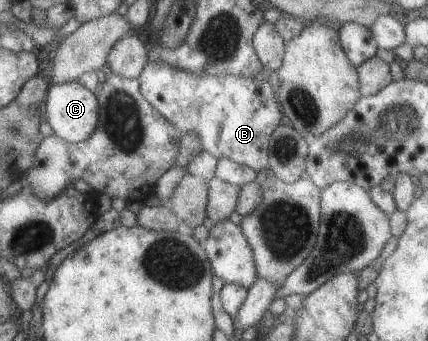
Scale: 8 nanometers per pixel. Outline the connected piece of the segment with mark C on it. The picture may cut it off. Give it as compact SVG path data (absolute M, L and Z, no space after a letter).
M78 81L50 84L44 105L54 135L69 143L86 140L96 128L97 98Z

